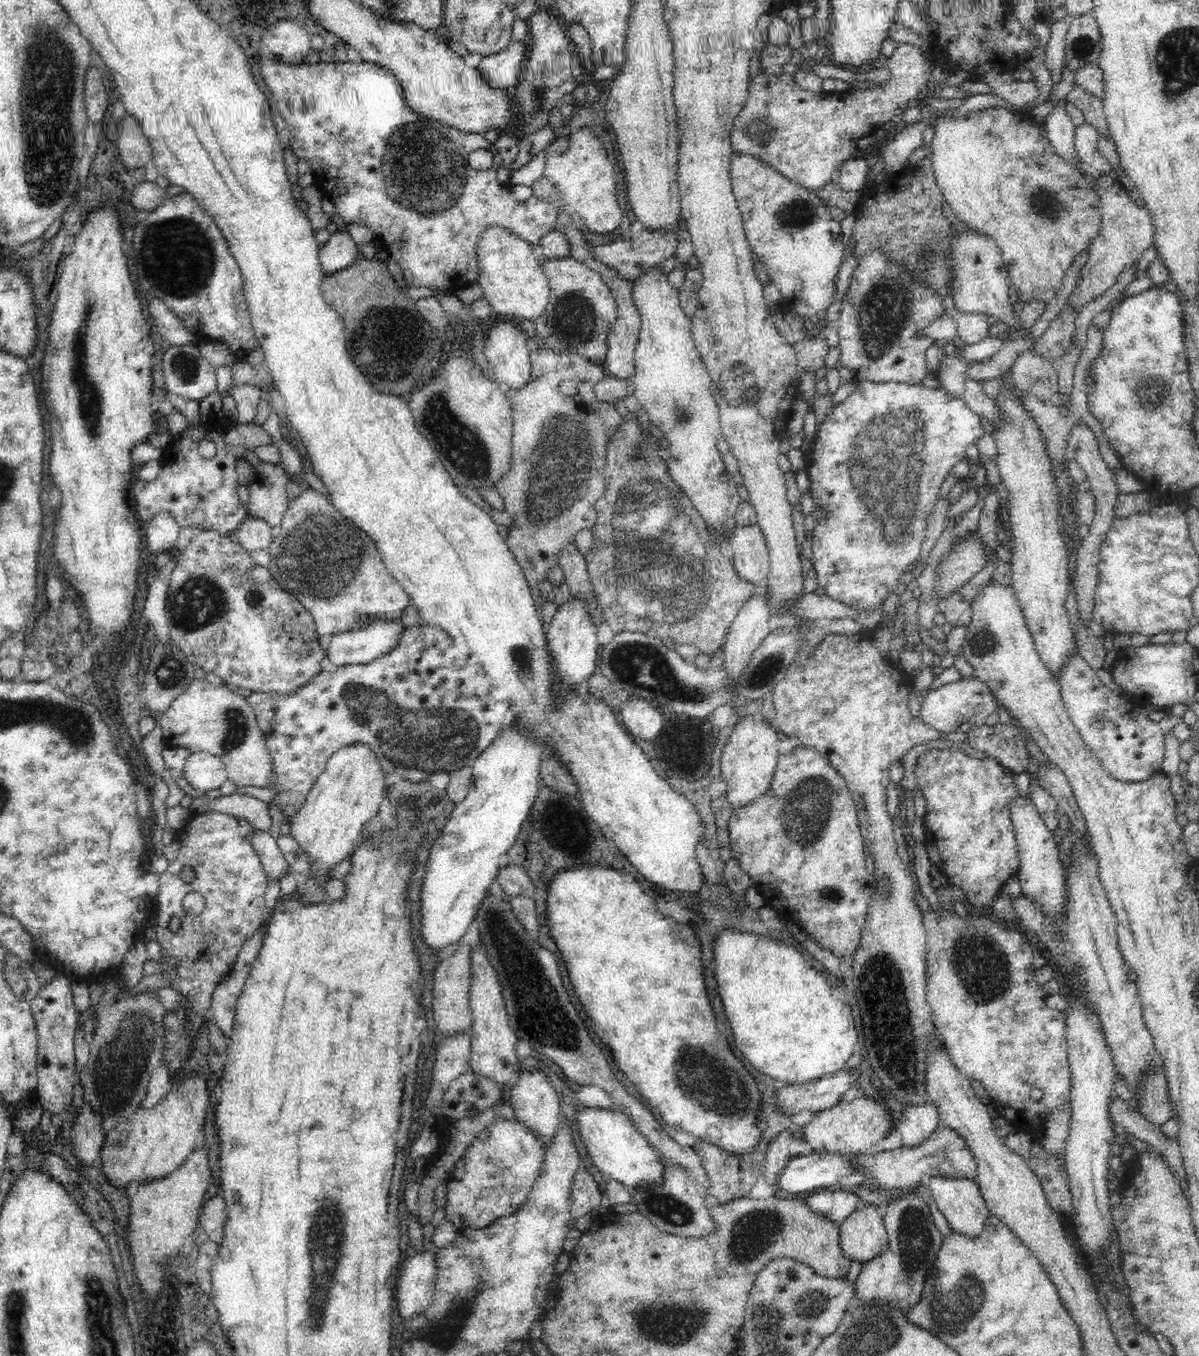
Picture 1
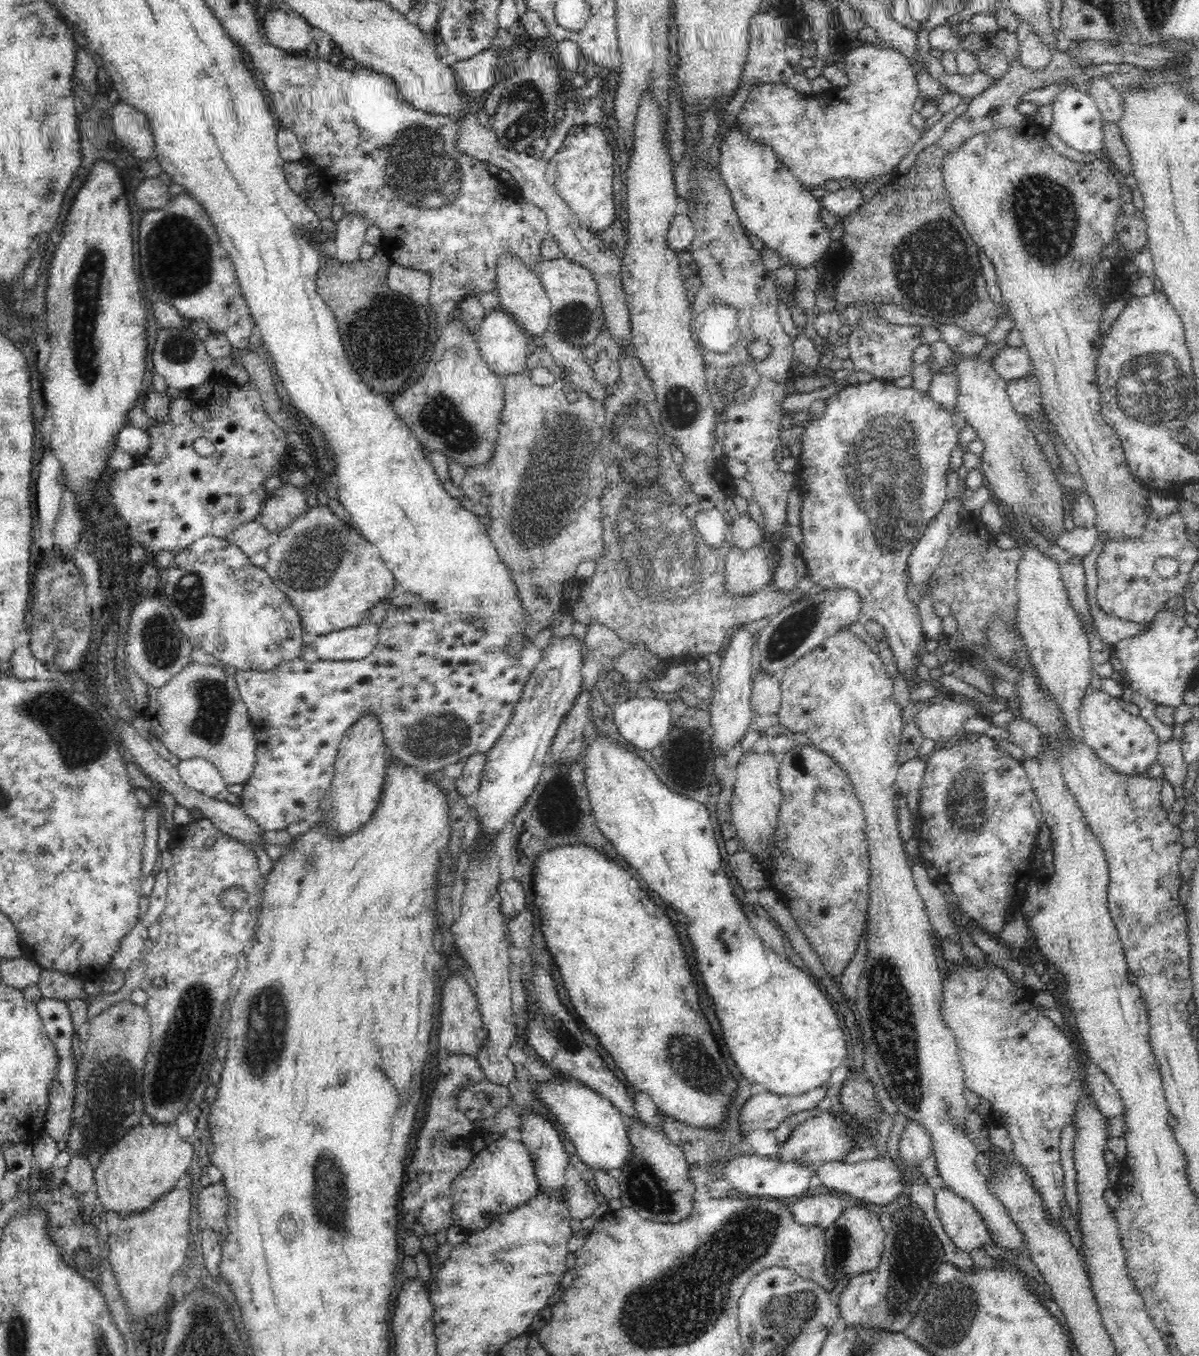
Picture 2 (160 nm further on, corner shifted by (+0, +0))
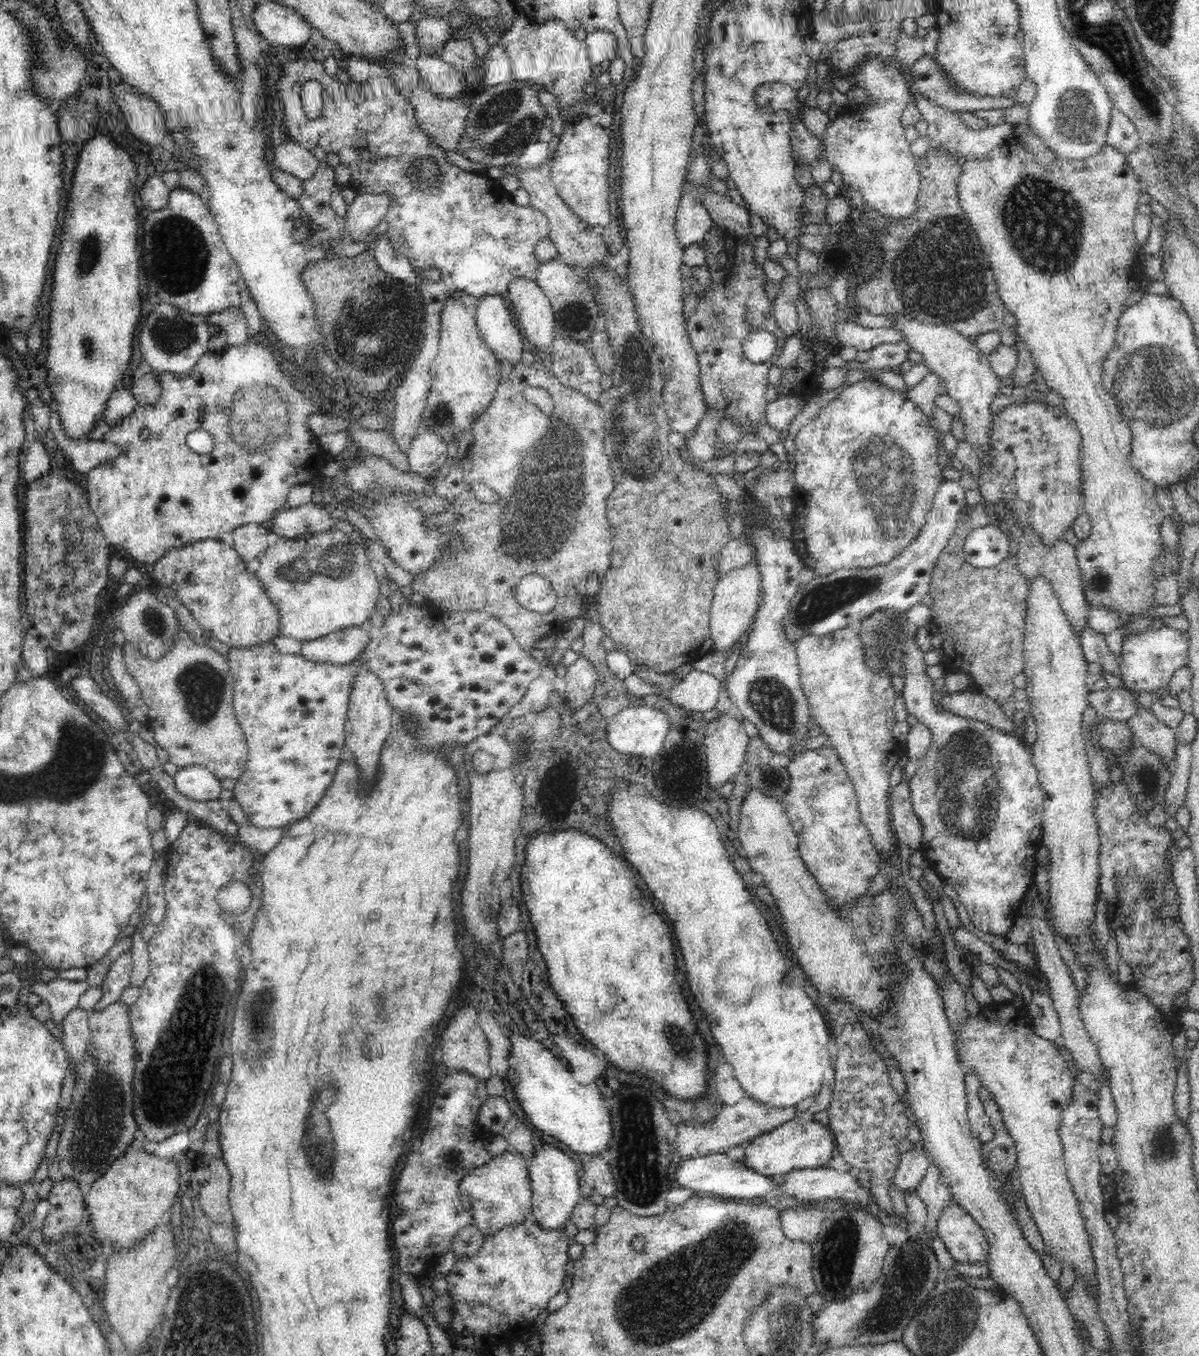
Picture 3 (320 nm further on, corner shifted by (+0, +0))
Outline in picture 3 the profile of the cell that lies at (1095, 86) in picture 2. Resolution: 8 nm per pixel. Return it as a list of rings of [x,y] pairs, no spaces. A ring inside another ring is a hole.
[[[1113,106],[1106,144],[1113,146],[1119,153],[1126,154],[1126,152],[1135,152],[1140,149],[1138,140],[1140,137],[1138,137],[1135,124],[1132,124],[1125,114]]]

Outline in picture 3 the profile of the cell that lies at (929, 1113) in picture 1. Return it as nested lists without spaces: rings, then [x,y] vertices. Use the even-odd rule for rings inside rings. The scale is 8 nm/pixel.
[[[919,1144],[915,1145],[913,1149],[906,1151],[900,1156],[898,1168],[893,1176],[896,1190],[901,1190],[903,1194],[916,1192],[916,1188],[922,1178],[924,1178],[929,1165],[924,1147],[919,1146]]]

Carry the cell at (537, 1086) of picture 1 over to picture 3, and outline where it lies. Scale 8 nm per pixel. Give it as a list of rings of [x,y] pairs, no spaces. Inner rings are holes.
[[[553,1145],[542,1146],[536,1150],[534,1158],[527,1160],[529,1165],[529,1177],[533,1192],[533,1212],[531,1218],[535,1220],[538,1227],[546,1228],[548,1231],[560,1231],[565,1229],[566,1221],[571,1218],[572,1210],[576,1208],[580,1200],[580,1180],[576,1163],[571,1156],[564,1154]]]

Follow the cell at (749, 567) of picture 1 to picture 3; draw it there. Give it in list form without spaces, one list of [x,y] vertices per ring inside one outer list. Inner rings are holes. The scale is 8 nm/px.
[[[755,559],[746,566],[728,570],[716,581],[713,601],[709,612],[710,638],[713,642],[712,653],[721,652],[728,656],[732,646],[744,633],[750,631],[756,611],[761,603],[761,576]]]

